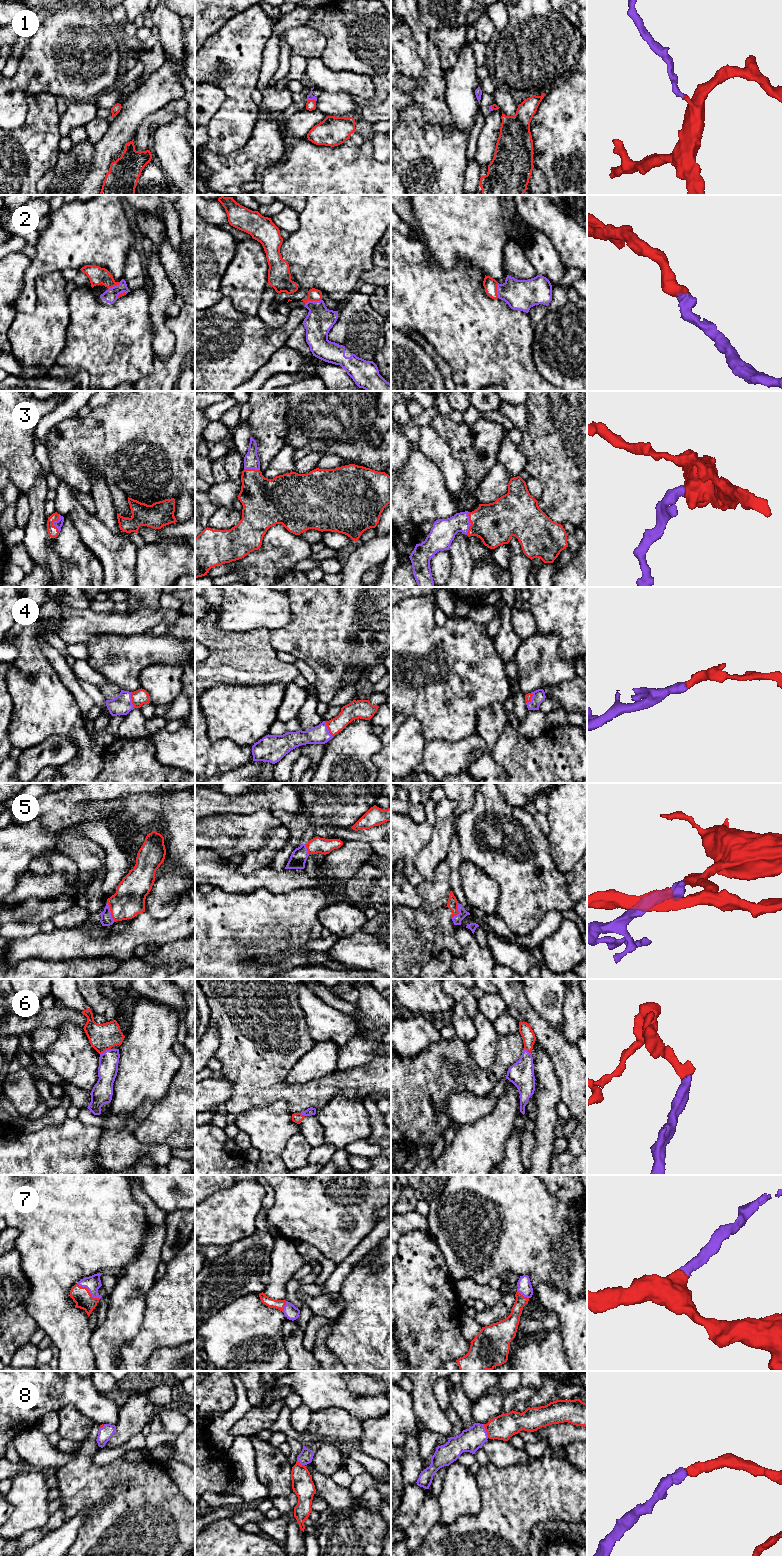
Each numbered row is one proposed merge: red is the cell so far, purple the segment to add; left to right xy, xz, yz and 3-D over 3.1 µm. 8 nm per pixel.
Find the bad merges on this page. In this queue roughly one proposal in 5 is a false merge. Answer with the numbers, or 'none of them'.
none of them

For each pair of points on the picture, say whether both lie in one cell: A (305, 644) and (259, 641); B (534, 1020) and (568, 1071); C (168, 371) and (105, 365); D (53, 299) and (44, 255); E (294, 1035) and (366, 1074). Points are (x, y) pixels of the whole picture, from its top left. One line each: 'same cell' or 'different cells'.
A: different cells
B: same cell
C: different cells
D: different cells
E: same cell

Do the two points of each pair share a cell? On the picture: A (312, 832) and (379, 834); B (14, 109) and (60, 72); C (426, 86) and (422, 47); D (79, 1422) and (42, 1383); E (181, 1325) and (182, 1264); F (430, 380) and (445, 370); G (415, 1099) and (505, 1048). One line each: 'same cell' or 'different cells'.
A: same cell
B: same cell
C: same cell
D: different cells
E: same cell
F: different cells
G: same cell

